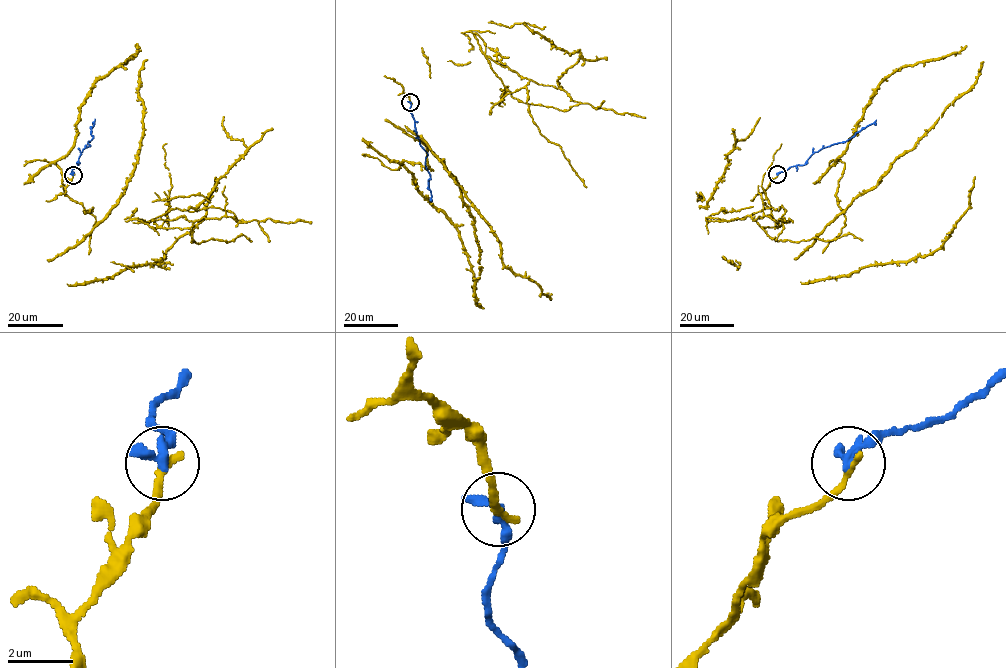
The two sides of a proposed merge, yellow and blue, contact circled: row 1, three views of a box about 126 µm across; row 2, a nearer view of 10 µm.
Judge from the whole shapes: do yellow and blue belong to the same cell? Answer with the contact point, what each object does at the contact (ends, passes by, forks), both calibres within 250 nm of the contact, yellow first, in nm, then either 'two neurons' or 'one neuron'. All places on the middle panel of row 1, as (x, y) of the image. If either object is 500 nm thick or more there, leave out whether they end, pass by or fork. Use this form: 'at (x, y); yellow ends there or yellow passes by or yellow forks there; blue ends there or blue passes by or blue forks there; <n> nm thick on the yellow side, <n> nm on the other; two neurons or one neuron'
at (410, 102); yellow ends there; blue ends there; 240 nm thick on the yellow side, 360 nm on the other; two neurons

